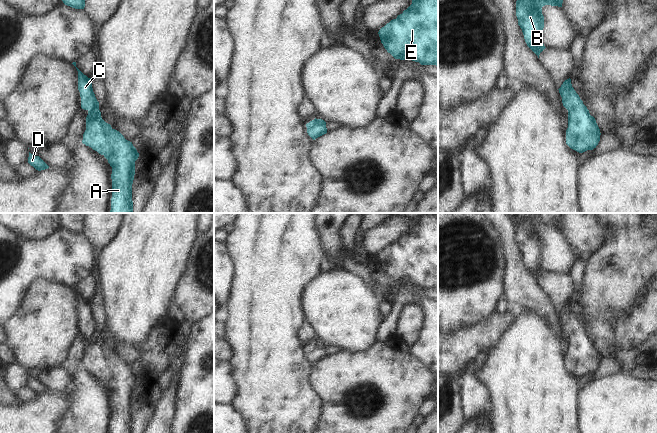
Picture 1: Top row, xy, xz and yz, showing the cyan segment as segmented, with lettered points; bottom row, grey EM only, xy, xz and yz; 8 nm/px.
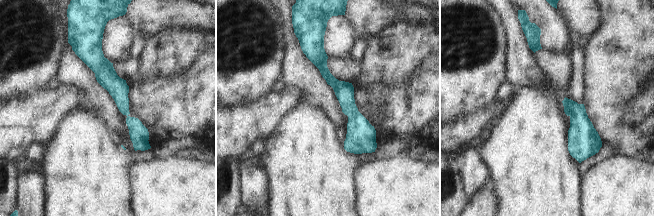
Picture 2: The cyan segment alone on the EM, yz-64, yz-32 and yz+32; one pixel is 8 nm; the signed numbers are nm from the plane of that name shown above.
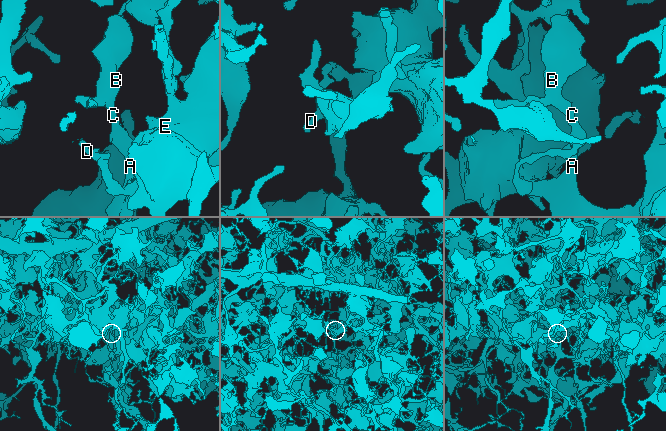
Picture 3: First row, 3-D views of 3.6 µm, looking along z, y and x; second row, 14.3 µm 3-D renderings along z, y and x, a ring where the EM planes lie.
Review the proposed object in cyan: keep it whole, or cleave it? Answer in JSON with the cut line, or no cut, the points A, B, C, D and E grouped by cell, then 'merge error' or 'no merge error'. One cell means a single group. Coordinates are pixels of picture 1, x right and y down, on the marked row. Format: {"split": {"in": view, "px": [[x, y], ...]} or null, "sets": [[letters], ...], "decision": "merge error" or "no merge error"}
{"split": null, "sets": [["A", "B", "C", "D", "E"]], "decision": "no merge error"}

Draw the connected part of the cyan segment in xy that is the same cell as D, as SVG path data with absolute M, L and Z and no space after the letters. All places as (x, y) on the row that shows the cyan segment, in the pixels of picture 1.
M30 152L28 157L28 163L38 171L49 168L49 166L39 156L35 156Z

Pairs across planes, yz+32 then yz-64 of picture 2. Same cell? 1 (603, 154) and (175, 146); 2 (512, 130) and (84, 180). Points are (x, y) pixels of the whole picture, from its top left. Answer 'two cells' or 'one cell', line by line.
1: one cell
2: one cell

